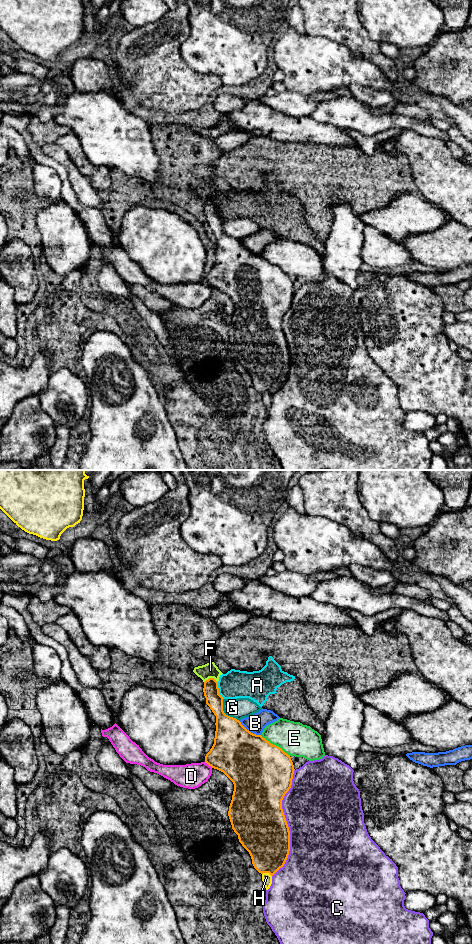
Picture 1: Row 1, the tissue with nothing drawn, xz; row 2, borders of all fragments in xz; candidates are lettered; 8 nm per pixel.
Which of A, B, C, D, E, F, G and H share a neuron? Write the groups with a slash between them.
A F / B / C / D / E / G / H

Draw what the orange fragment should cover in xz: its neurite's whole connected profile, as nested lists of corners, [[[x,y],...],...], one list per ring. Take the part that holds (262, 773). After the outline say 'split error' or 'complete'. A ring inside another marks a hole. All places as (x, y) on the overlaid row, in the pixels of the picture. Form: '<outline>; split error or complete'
[[[209,678],[203,688],[206,704],[216,716],[214,744],[205,763],[223,772],[234,784],[228,816],[239,842],[249,852],[254,868],[273,876],[282,868],[290,851],[290,831],[282,809],[282,800],[292,785],[294,765],[290,755],[261,735],[247,730],[239,720],[223,711],[218,682]]]; complete

